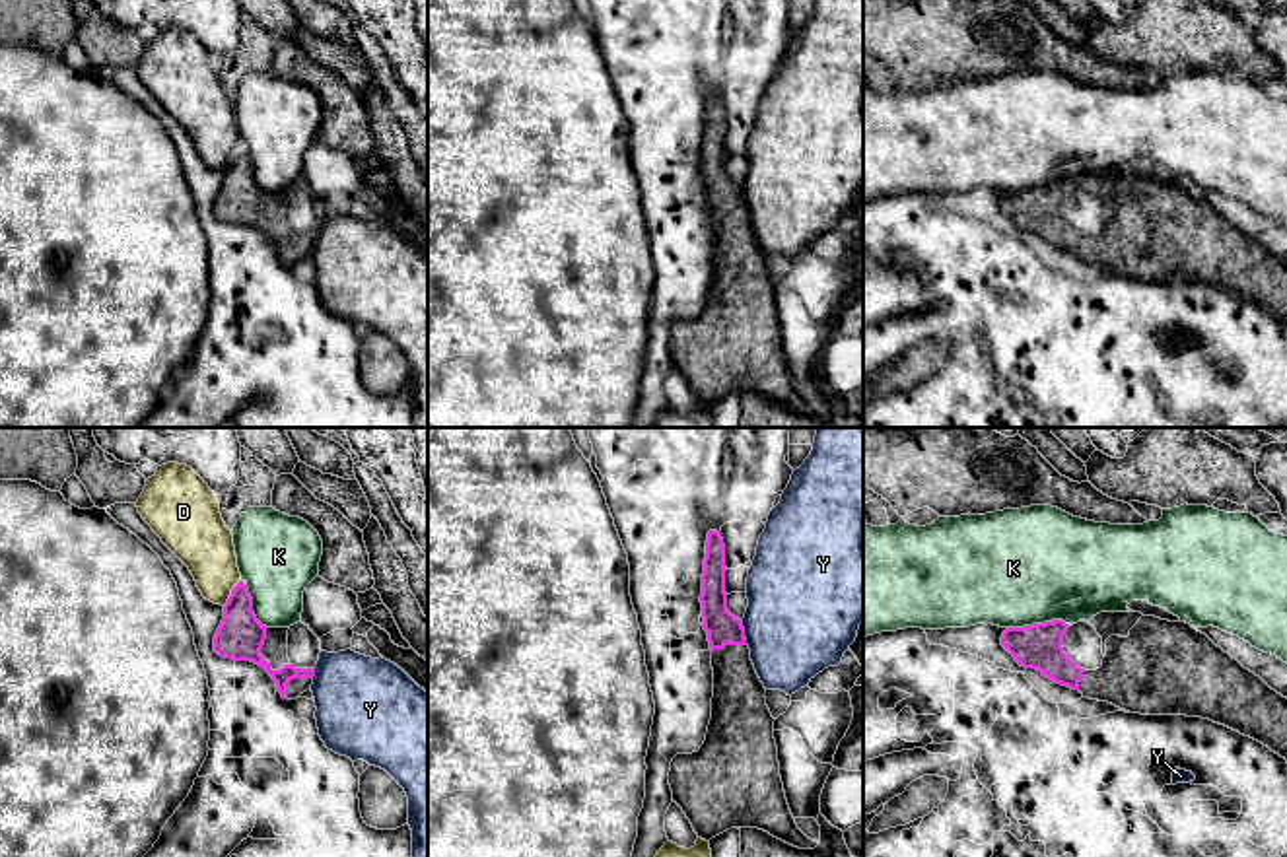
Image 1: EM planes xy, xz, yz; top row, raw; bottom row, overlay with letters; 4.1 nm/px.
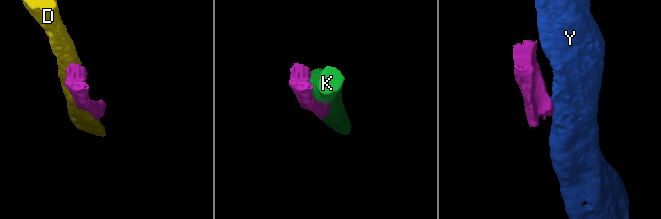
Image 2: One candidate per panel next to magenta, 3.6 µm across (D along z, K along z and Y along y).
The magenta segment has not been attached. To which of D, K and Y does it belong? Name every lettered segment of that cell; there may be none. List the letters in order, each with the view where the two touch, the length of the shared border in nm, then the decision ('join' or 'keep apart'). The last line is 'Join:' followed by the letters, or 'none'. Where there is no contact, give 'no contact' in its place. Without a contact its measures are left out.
D: contact in xy; length 130 nm; keep apart
K: contact in yz; length 240 nm; keep apart
Y: contact in xz; length 110 nm; keep apart
Join: none

